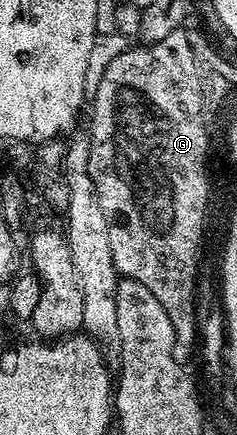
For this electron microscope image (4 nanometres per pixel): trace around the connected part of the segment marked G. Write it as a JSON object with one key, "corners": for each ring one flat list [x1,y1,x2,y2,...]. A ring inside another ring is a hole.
{"corners":[[180,29,169,33,169,37,165,37,161,41,156,43,148,43,146,45,135,45,128,46,127,51,121,53,119,57,113,59,110,62,108,69,101,76,100,85,97,86,96,95,90,100,89,111,91,107,91,132,89,132,89,138,91,140,91,163,93,166,93,174,95,177,95,192,97,193,97,201,101,205,101,213,105,213,105,221,109,225,109,249,113,249,113,265,115,270,119,272,122,278,133,278,145,285,146,288,150,290,158,301,160,301,162,308,165,309,166,313,169,315,169,320,172,321,173,333,176,334,176,345,178,347,178,357,183,361,187,361,191,355,191,350,193,352,197,347,197,321,195,325,195,309,197,309,197,303,192,298,192,288,191,282,194,278,194,255,195,255,195,245,198,243,199,238,199,226,200,219,203,218,203,205,204,205,204,192,205,192,205,178,204,178,204,152,207,151,207,141,210,138,206,133,206,121,203,119,202,111,202,89,201,81,198,79,198,67,197,63,193,57,193,49,189,45,189,37,187,36,187,31]]}

